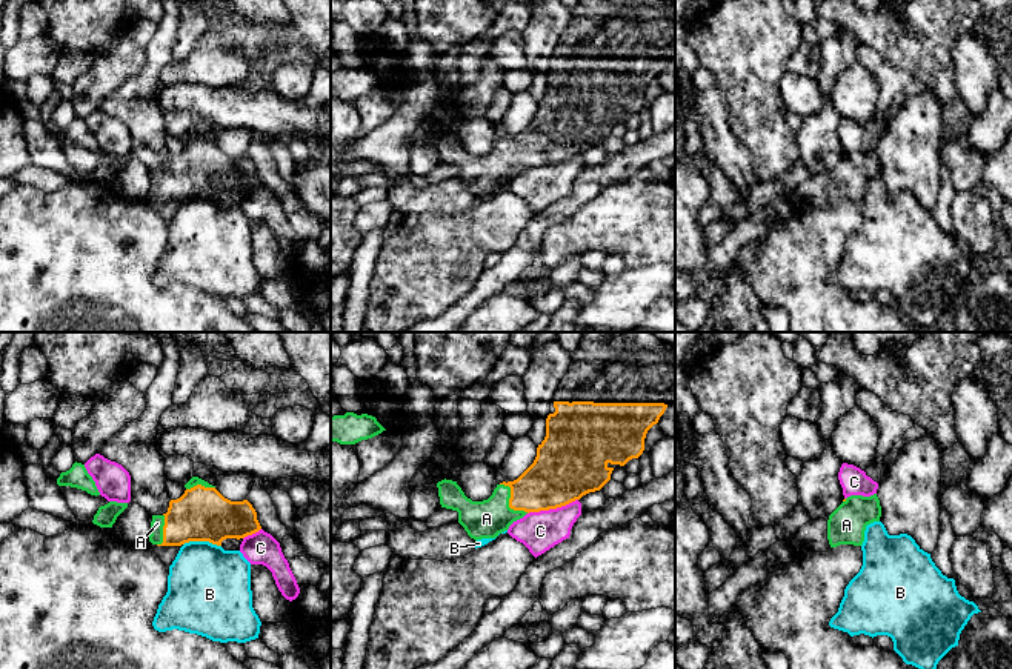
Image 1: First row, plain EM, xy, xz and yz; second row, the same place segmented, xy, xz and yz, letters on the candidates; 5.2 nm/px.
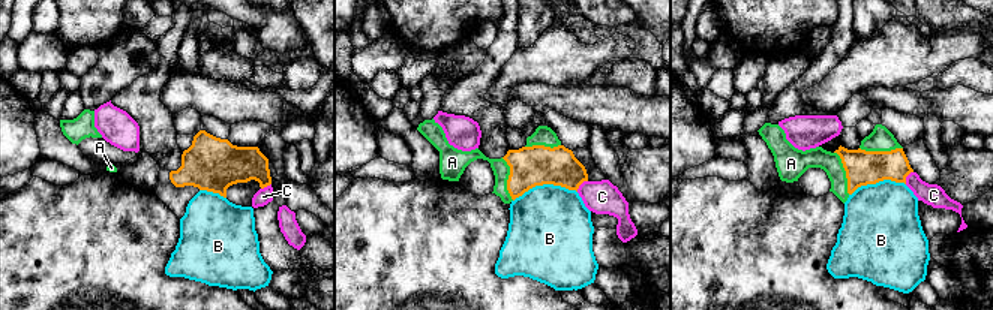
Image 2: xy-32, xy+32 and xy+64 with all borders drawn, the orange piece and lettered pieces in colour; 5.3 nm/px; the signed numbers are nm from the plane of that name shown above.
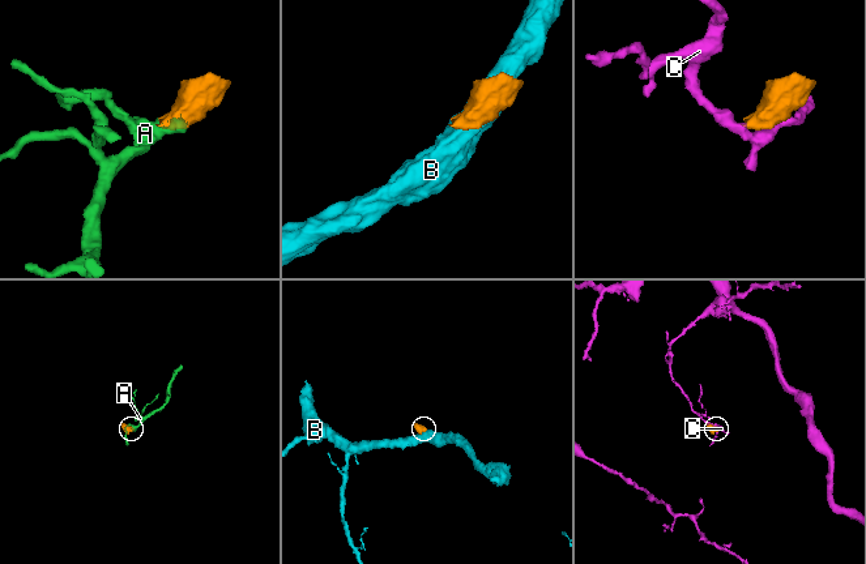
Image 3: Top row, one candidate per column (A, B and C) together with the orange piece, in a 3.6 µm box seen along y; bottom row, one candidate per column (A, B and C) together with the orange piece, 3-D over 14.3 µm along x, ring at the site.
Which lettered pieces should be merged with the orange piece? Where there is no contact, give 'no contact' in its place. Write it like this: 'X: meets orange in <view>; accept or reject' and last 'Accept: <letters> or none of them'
A: meets orange in xz; accept
B: meets orange in xy; reject
C: meets orange in xz; reject
Accept: A

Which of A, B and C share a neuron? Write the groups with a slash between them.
A / B / C

